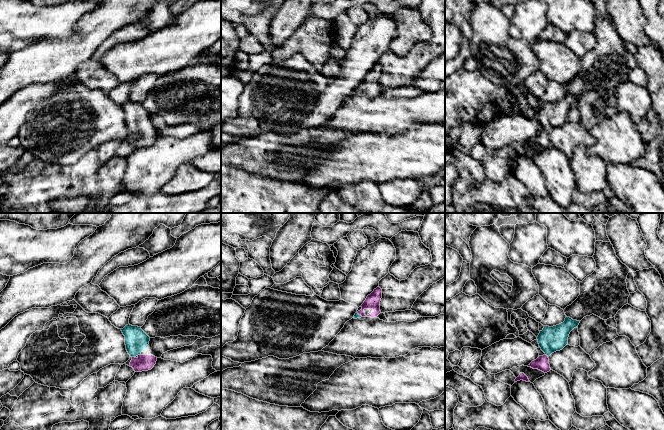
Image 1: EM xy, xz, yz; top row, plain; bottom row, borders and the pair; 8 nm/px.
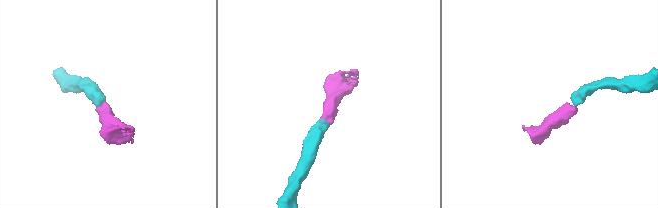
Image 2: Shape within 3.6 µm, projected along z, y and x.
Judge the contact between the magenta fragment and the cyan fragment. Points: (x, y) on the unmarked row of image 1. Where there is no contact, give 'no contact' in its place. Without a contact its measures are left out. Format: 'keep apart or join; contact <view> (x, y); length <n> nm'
join; contact yz (546, 131); length 40 nm

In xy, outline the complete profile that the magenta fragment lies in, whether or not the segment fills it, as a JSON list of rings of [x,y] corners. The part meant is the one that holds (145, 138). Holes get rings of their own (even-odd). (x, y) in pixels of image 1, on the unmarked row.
[[[126,101],[121,105],[125,112],[126,126],[132,134],[130,143],[135,148],[151,146],[156,140],[157,133],[153,131],[142,131],[141,128],[148,124],[150,113],[138,102]]]

